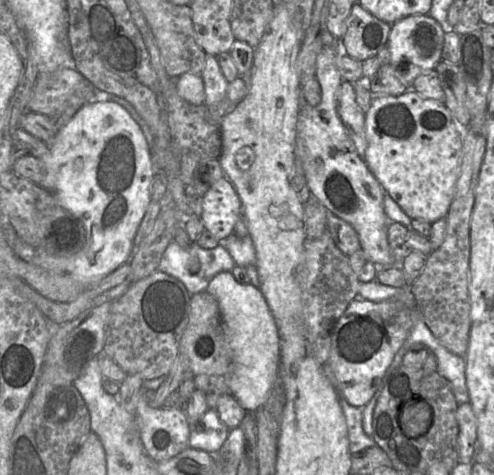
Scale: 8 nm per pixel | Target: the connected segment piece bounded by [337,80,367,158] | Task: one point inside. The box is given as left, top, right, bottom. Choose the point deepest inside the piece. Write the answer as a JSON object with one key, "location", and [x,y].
{"location":[352,117]}

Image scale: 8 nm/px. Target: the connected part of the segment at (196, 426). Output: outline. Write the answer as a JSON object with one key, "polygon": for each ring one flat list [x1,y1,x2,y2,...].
{"polygon":[[208,409,198,421,190,421,188,446,209,454,218,453,229,433,214,409]]}

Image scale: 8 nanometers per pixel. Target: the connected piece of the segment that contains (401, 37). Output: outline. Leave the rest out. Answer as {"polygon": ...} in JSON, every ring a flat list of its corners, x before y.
{"polygon":[[429,14,410,15,391,25,387,43,390,64,398,80,411,89,412,83,419,75,435,70,442,60,445,29]]}

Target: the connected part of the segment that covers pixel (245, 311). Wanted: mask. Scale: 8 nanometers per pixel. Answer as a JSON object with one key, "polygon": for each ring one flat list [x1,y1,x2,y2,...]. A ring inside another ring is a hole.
{"polygon":[[230,271,216,274,206,289,218,302,223,333,231,352,229,392,247,412,256,412,267,400,278,378,280,361,279,331,259,288,240,284]]}

